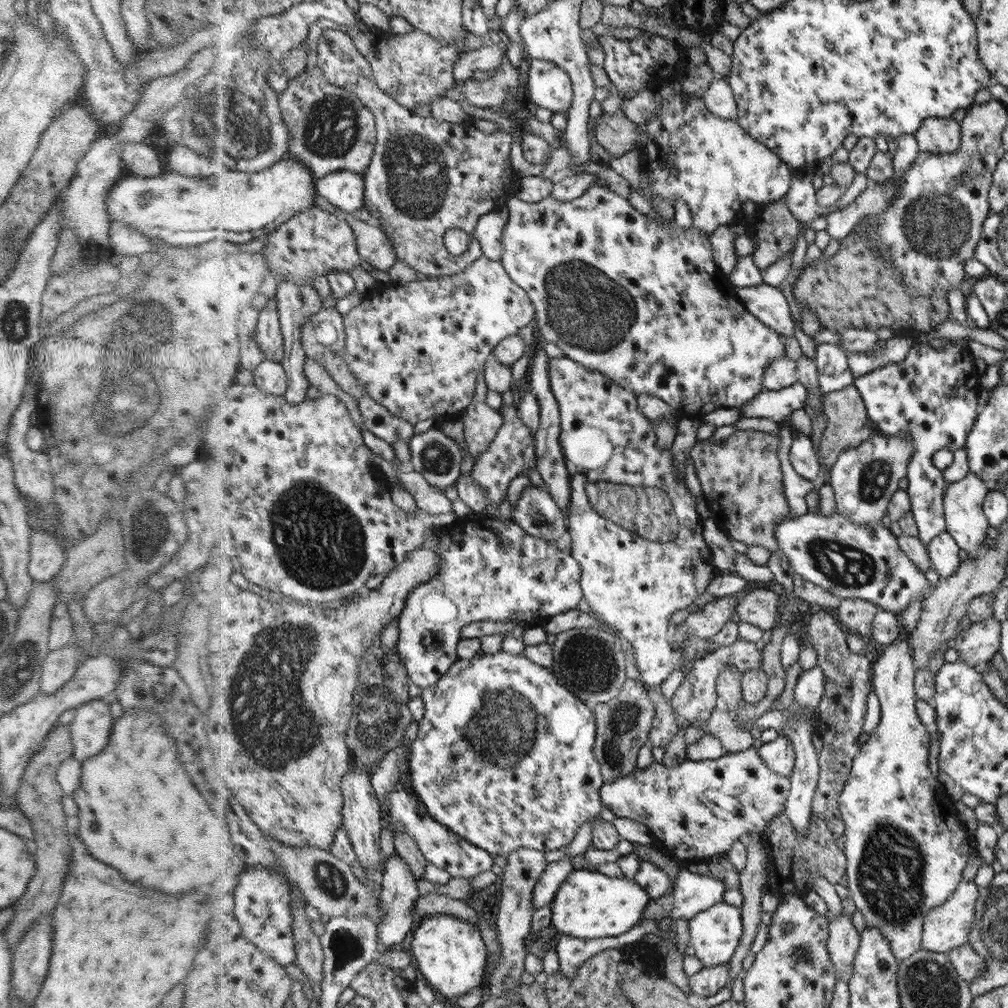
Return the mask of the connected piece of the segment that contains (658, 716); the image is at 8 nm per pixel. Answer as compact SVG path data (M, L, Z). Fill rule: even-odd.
M659 687L652 695L655 705L655 716L653 718L652 729L649 733L648 743L652 746L663 746L667 744L681 731L677 726L671 701L666 699Z

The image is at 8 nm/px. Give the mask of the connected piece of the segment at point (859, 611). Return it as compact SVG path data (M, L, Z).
M846 598L840 600L835 611L837 618L844 621L844 626L848 627L850 632L866 638L872 632L872 623L879 609L874 602L860 598Z

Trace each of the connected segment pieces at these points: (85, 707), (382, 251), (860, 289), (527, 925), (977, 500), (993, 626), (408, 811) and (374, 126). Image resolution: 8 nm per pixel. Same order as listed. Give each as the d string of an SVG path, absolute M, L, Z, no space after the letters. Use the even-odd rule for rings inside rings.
M101 699L88 701L74 709L74 719L68 724L73 744L73 756L81 763L98 756L112 735L113 718L110 706Z
M337 206L335 211L354 227L362 260L381 271L388 272L396 266L399 258L398 252L390 235L384 231L381 224L360 220L356 214L348 213Z
M853 230L842 238L835 256L825 258L822 255L812 265L804 262L792 290L798 308L802 304L811 309L818 317L821 329L832 332L848 327L876 331L885 326L897 334L902 330L926 333L951 318L946 290L936 288L933 296L912 298L900 276L894 272L894 266L873 256L871 243Z
M524 847L512 851L506 858L506 866L504 866L503 876L501 877L502 897L499 912L496 915L497 935L500 943L502 943L504 958L501 960L501 965L490 972L488 981L484 981L485 988L488 988L485 998L495 998L496 996L509 994L509 992L518 991L517 986L520 985L522 972L525 972L525 957L528 954L524 946L532 929L532 914L535 911L534 905L532 905L534 886L540 880L542 872L548 864L543 852Z
M970 471L962 480L949 484L947 489L944 504L947 512L948 533L952 535L956 544L967 552L970 559L982 557L978 556L978 554L984 548L984 540L988 538L986 536L986 530L988 530L987 516L980 508L982 502L986 502L988 494L989 491L985 486L985 482Z
M993 616L972 623L959 637L955 650L960 654L959 662L976 666L988 663L996 654L999 654L1002 639L1002 628L998 618Z
M406 738L402 739L398 743L397 748L404 748L404 744L408 744L408 753L404 755L402 761L400 761L400 778L408 774L410 778L410 787L406 787L402 780L398 781L396 789L392 793L388 793L388 806L392 808L392 817L390 817L390 824L394 826L394 832L398 835L400 832L410 832L412 836L419 842L420 848L423 849L423 853L427 856L430 864L436 864L440 868L444 868L452 874L453 878L468 878L472 879L474 876L478 876L480 872L484 870L490 870L492 868L492 856L487 849L480 848L475 844L472 844L469 840L456 831L452 831L450 827L442 824L424 804L420 793L416 791L414 787L414 781L412 780L412 748L413 742L406 741ZM420 806L424 806L423 810L420 810Z
M324 19L314 23L307 44L310 54L308 68L300 76L289 80L279 99L283 118L291 129L292 146L288 157L304 162L312 170L316 183L343 170L354 170L365 175L370 170L379 143L379 125L375 114L359 100L356 92L336 86L324 76L319 47L328 29L342 29L354 34L354 28L350 25Z

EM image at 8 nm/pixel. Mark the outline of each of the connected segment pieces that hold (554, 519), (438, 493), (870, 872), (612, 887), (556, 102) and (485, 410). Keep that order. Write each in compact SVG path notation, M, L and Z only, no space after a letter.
M526 487L512 512L512 521L532 536L555 541L567 531L563 515L544 488Z
M420 472L402 473L399 481L415 498L418 506L432 516L454 512L454 500L448 497L443 488L438 488L428 482Z
M904 629L900 631L900 636L892 644L885 646L882 655L878 658L875 666L875 693L879 698L881 706L881 718L876 731L870 734L868 741L864 744L864 752L860 752L860 756L856 755L856 768L851 768L852 780L848 781L848 788L843 788L842 794L839 796L839 808L842 810L844 824L848 824L848 832L844 832L845 855L846 855L846 874L844 884L850 892L850 897L855 902L856 910L862 912L868 928L878 928L883 936L891 944L892 953L898 958L898 961L908 959L915 955L922 948L923 924L927 918L928 911L940 904L947 902L952 894L955 894L956 887L962 882L962 872L966 868L968 862L968 854L972 854L970 848L970 838L962 840L956 838L956 832L952 832L948 828L948 816L944 812L944 803L948 801L943 793L943 787L932 774L930 766L928 766L928 746L930 746L929 728L923 726L918 716L916 716L916 695L914 694L914 666L915 657L910 652L910 636Z
M574 869L550 904L550 922L558 933L589 940L621 936L643 919L651 896L643 885L626 876L610 877L596 870Z
M542 59L529 60L529 66L527 97L553 114L567 113L574 97L570 74L554 62Z
M480 374L480 388L476 388L475 400L468 406L468 411L462 413L465 440L475 460L489 448L503 423L500 411L493 410L486 403L486 392L488 387Z

